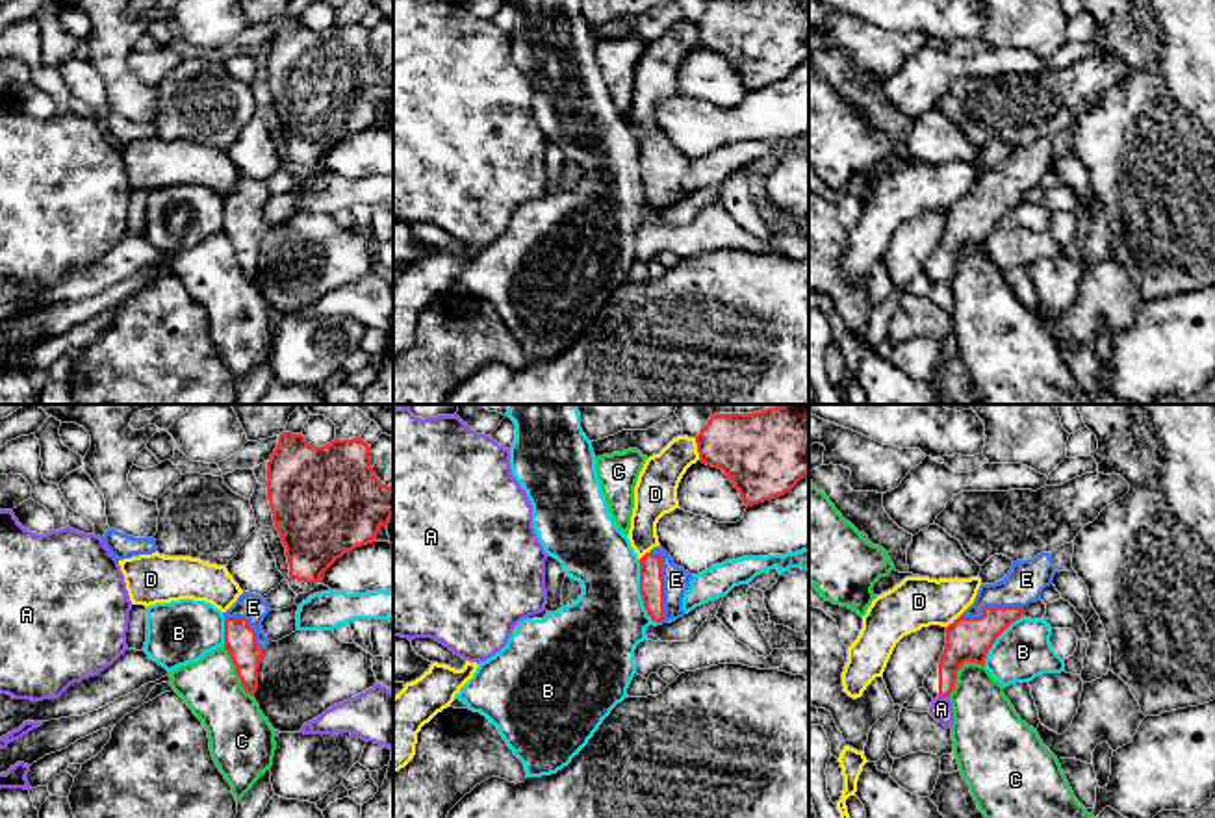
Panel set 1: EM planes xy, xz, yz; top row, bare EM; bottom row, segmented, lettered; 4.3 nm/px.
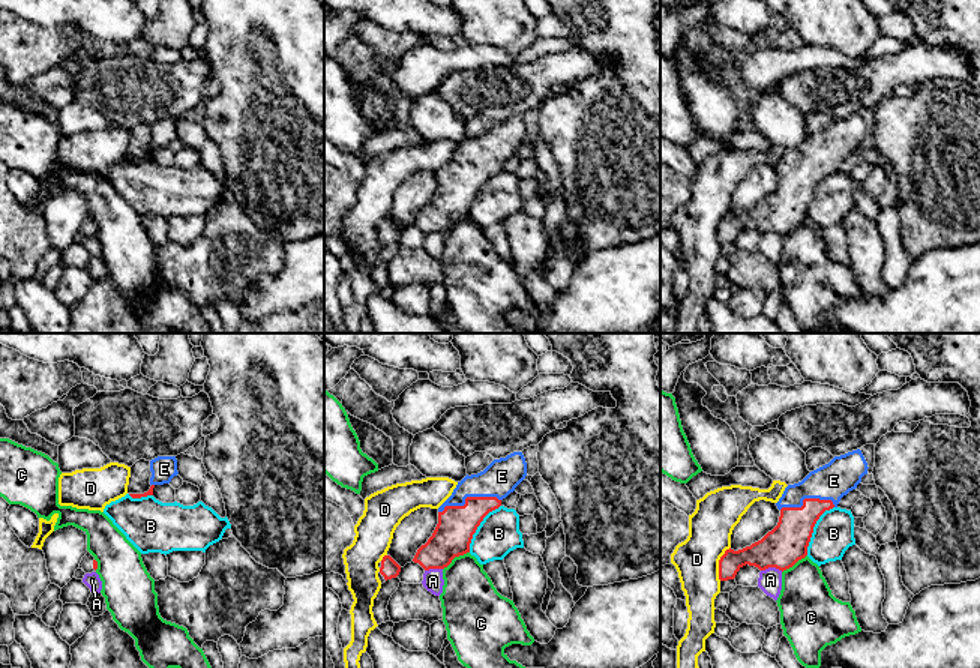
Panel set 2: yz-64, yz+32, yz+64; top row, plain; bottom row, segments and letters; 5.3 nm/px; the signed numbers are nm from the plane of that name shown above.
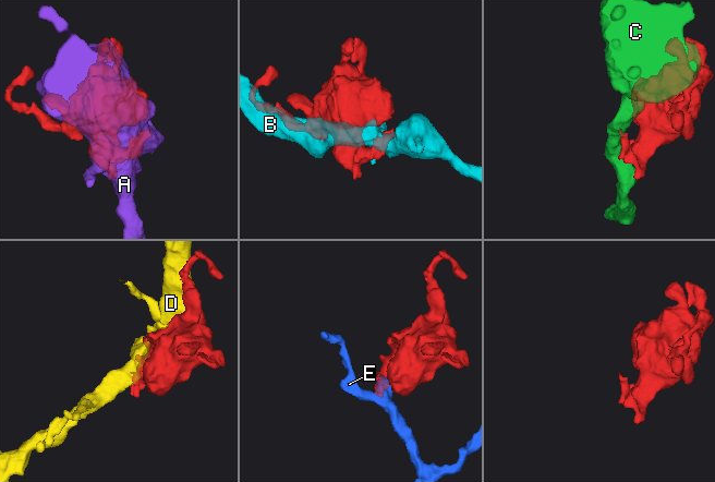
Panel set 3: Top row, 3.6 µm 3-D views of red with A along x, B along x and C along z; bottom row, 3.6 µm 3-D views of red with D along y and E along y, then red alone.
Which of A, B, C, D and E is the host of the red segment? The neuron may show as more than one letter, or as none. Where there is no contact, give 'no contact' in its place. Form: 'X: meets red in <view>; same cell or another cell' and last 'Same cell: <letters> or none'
A: meets red in yz; another cell
B: meets red in xz; another cell
C: meets red in xy; another cell
D: meets red in xz; another cell
E: meets red in xz; same cell
Same cell: E

